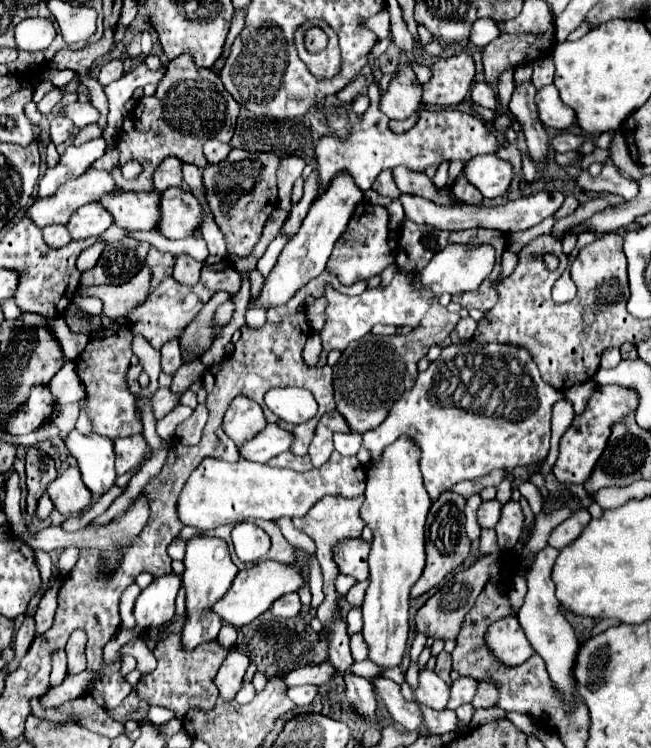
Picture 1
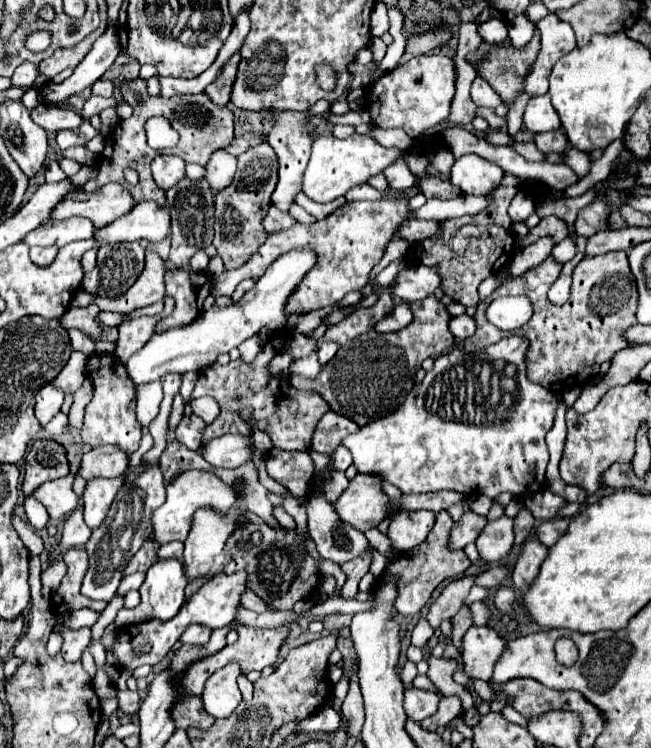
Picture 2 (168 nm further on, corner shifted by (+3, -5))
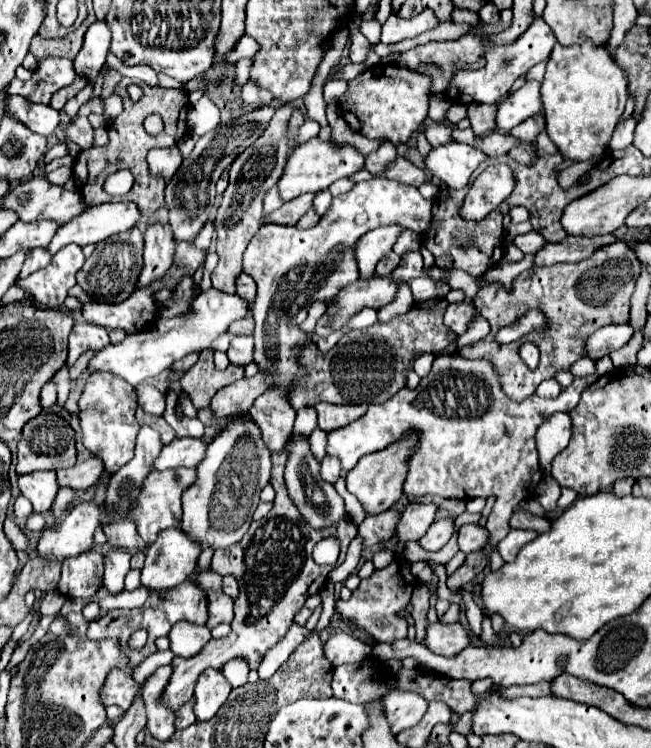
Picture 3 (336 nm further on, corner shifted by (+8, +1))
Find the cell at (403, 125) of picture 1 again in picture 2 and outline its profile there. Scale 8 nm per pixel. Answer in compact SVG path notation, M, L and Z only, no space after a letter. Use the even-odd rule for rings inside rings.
M434 53L412 57L404 65L396 65L394 71L386 73L378 83L366 89L366 109L372 115L372 123L382 129L402 129L412 139L418 139L424 131L448 119L450 105L454 99L456 65L454 59Z

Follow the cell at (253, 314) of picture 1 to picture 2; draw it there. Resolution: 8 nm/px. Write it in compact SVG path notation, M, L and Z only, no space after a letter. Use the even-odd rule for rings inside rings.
M254 335L254 337L246 339L238 349L240 349L240 357L242 357L244 361L252 361L252 359L258 355L258 351L262 349L262 345L260 345L260 337Z

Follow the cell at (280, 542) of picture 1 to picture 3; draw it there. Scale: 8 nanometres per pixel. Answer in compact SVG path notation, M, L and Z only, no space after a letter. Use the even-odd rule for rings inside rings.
M285 449L271 453L273 469L271 469L271 483L275 489L273 509L261 519L253 521L249 531L243 535L239 543L227 549L217 549L213 555L211 569L219 575L235 575L239 581L239 597L235 599L235 619L231 623L231 633L221 639L209 641L199 655L193 659L175 657L173 659L173 675L169 679L169 687L165 687L163 703L177 711L183 703L193 697L193 687L197 677L205 669L221 669L229 659L243 657L249 661L251 669L257 669L267 649L277 645L281 637L289 631L293 623L293 615L305 605L305 599L321 589L327 581L329 571L339 566L346 557L349 541L357 535L357 526L350 525L351 521L341 519L335 526L325 529L313 529L301 517L297 507L293 507L285 483L283 483L283 469L285 469ZM334 536L339 537L340 553L335 565L317 565L311 559L313 545L321 539Z

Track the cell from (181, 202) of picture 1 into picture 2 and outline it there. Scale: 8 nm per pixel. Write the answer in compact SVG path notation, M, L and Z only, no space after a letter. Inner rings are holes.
M144 201L138 203L126 217L120 217L120 221L114 221L114 225L108 225L106 229L96 229L94 233L102 243L118 243L118 241L162 241L170 235L170 211L166 205L158 205L156 201Z

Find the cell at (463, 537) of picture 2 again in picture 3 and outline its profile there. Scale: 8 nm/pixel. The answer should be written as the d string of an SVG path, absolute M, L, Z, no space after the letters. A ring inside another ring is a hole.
M445 517L445 519L439 519L435 521L429 531L419 539L419 545L425 549L425 551L439 551L455 533L455 521Z

